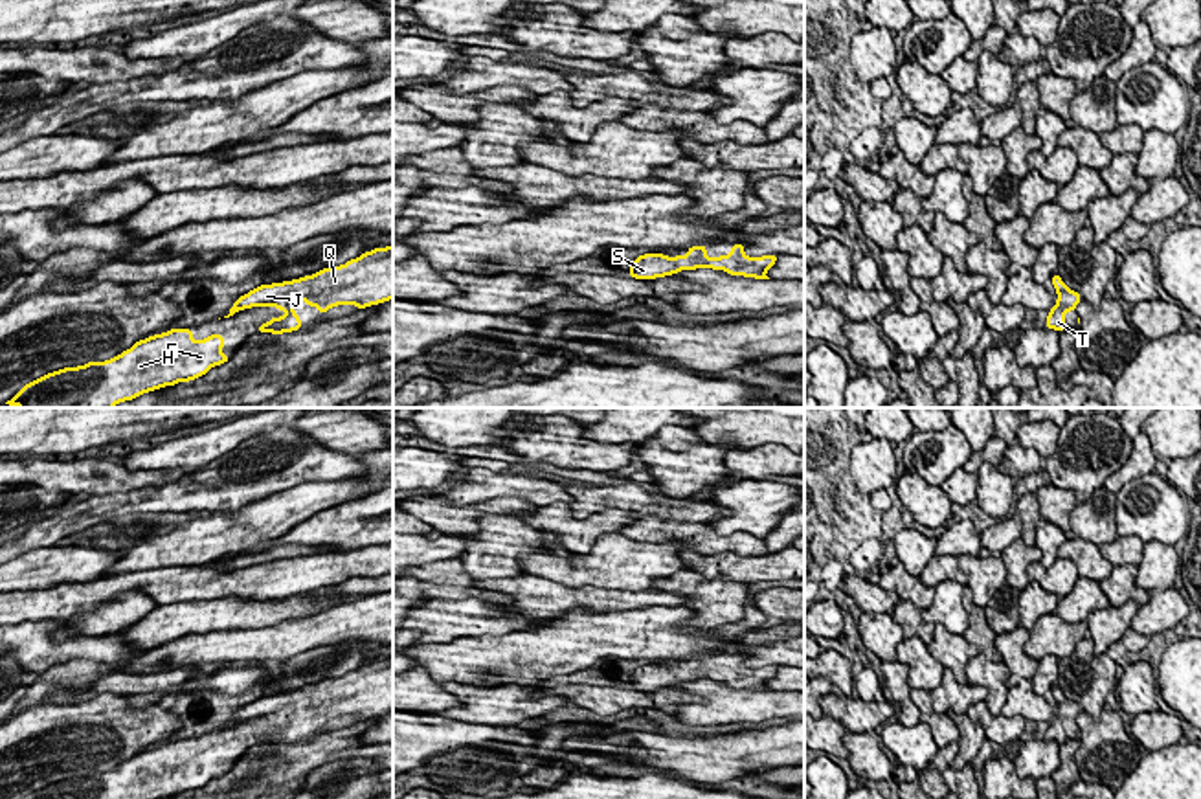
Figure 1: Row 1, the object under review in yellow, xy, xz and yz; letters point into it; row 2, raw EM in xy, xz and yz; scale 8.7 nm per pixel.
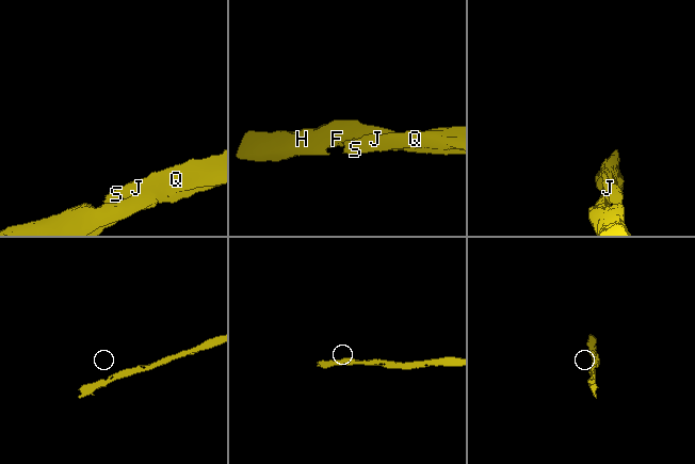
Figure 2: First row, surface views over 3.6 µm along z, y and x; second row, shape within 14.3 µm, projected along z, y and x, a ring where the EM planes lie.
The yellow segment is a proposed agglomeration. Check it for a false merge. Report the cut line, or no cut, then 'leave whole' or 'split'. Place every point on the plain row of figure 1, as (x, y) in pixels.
no cut; leave whole

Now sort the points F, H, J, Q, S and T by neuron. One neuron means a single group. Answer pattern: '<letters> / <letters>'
F H J Q S T

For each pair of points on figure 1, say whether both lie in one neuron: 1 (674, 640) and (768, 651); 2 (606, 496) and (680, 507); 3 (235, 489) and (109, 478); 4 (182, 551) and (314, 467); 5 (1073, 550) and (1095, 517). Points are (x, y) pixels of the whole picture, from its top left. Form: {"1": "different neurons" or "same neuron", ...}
{"1": "different neurons", "2": "same neuron", "3": "different neurons", "4": "different neurons", "5": "different neurons"}

